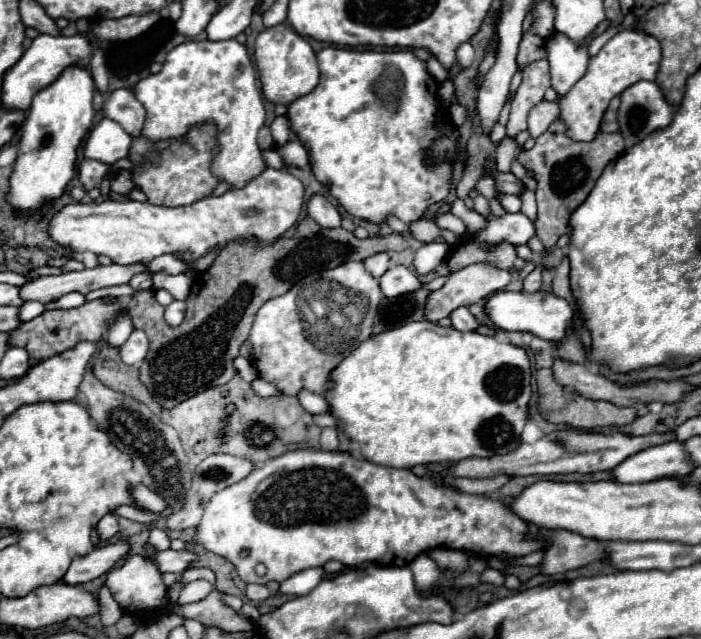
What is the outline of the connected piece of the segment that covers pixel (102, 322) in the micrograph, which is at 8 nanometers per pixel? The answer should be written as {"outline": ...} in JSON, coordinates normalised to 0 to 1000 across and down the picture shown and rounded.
{"outline":[[[164,466],[161,473],[133,469],[133,473],[121,473],[118,479],[101,482],[101,485],[67,485],[58,495],[47,498],[44,504],[36,504],[33,510],[27,510],[27,516],[19,516],[13,535],[16,541],[33,541],[44,554],[44,573],[50,573],[78,554],[87,554],[90,548],[98,548],[116,532],[141,535],[147,529],[153,504],[164,501],[173,488],[181,488],[178,466]]]}

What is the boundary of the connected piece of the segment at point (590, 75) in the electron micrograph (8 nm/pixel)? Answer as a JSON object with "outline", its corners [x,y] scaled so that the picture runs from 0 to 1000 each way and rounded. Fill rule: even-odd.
{"outline":[[[889,47],[889,50],[877,53],[854,78],[854,85],[840,94],[835,119],[823,125],[823,131],[812,141],[809,150],[797,153],[797,163],[800,163],[797,185],[803,185],[809,191],[815,216],[820,216],[823,222],[846,219],[854,203],[860,175],[866,172],[872,153],[883,150],[894,135],[900,135],[912,125],[934,125],[940,97],[943,97],[943,72],[934,56],[917,53],[909,47]]]}

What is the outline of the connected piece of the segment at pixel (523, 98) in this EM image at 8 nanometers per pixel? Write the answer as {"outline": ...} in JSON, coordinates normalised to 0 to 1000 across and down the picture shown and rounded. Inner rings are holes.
{"outline":[[[763,94],[755,103],[749,103],[746,128],[738,138],[729,160],[729,178],[723,191],[726,213],[738,213],[743,203],[752,203],[752,178],[763,163],[775,156],[775,147],[783,135],[786,135],[786,119],[780,94]]]}

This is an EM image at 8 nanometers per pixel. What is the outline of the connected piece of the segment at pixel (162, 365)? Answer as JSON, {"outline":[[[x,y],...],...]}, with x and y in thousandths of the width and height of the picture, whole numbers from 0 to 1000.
{"outline":[[[432,341],[427,354],[421,357],[421,366],[407,376],[395,376],[389,382],[369,382],[367,376],[335,376],[327,379],[304,410],[304,416],[275,438],[270,466],[267,466],[267,491],[258,510],[244,513],[233,501],[233,479],[221,469],[215,454],[198,454],[184,469],[184,495],[190,501],[190,510],[204,516],[213,526],[213,551],[207,563],[201,567],[201,598],[210,604],[210,610],[218,617],[218,623],[233,638],[247,638],[255,629],[278,620],[281,613],[290,613],[304,604],[318,604],[335,588],[332,563],[341,557],[341,541],[352,532],[358,507],[364,501],[364,491],[381,466],[392,466],[398,460],[407,460],[421,441],[427,441],[432,432],[452,426],[458,419],[469,423],[498,407],[521,407],[529,397],[538,394],[555,394],[555,391],[578,391],[578,372],[572,366],[555,366],[555,369],[535,369],[512,376],[504,363],[495,363],[489,357],[458,357],[447,341]]]}

